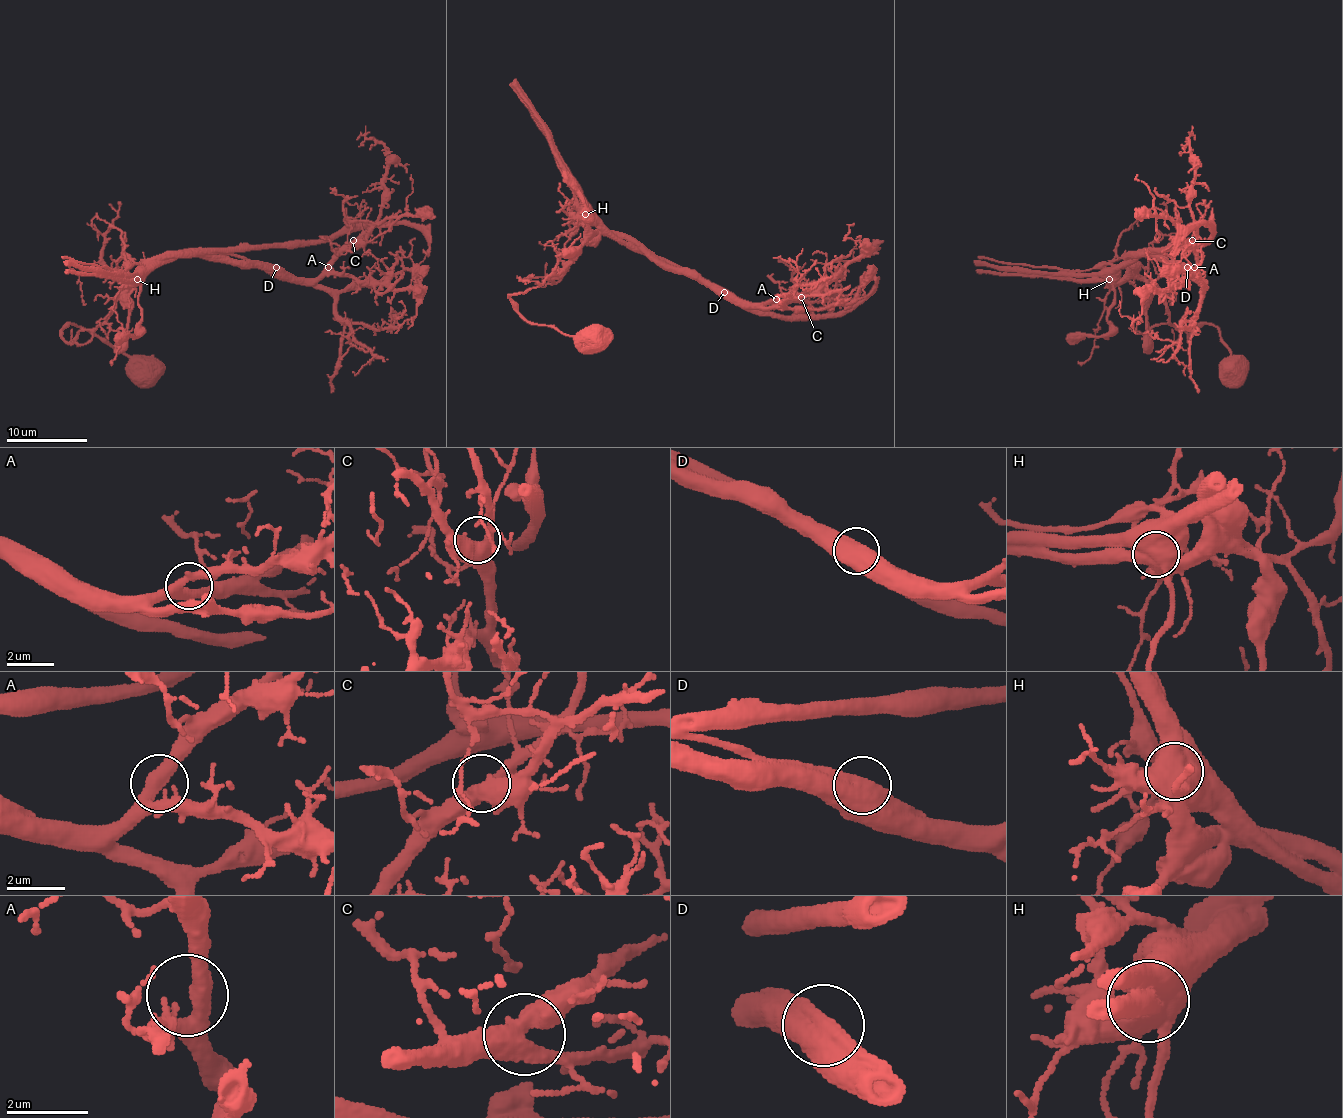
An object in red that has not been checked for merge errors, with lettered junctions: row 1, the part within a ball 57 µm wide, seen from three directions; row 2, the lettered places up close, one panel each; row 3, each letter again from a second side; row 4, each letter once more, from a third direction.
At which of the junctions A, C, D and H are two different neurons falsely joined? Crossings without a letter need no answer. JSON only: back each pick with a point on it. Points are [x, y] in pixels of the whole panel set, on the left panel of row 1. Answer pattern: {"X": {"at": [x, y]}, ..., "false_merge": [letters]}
{"D": {"at": [276, 267]}, "H": {"at": [137, 279]}, "false_merge": ["D", "H"]}

